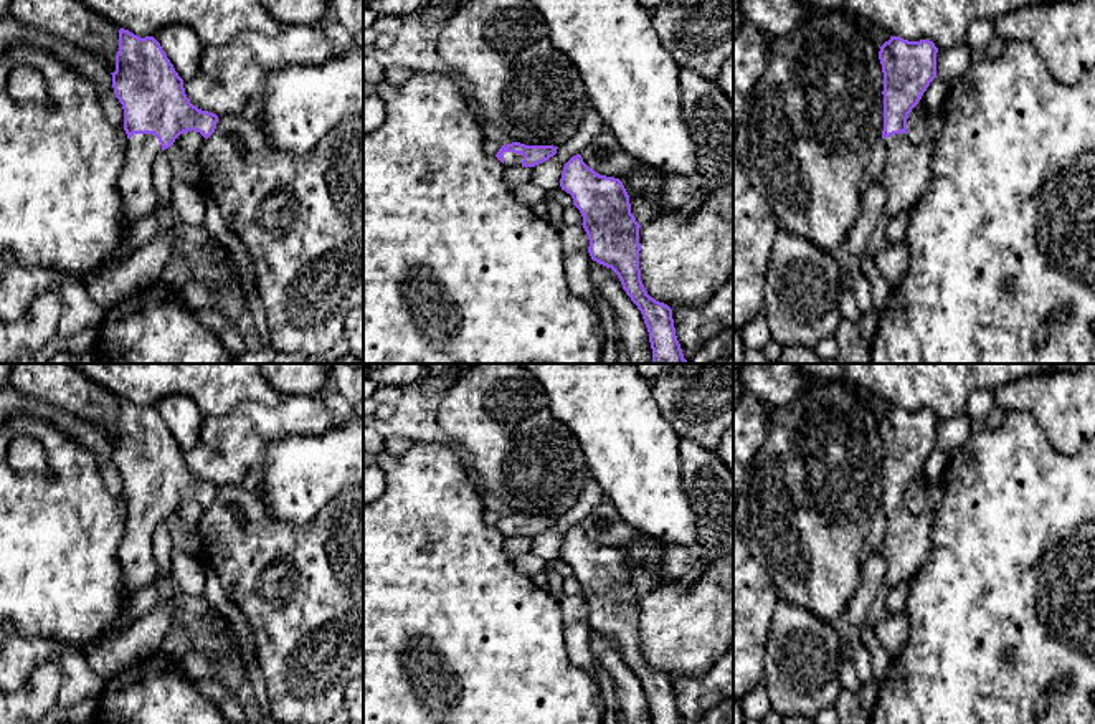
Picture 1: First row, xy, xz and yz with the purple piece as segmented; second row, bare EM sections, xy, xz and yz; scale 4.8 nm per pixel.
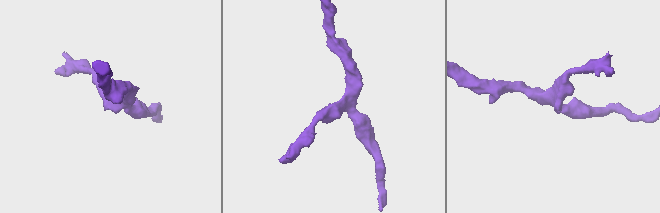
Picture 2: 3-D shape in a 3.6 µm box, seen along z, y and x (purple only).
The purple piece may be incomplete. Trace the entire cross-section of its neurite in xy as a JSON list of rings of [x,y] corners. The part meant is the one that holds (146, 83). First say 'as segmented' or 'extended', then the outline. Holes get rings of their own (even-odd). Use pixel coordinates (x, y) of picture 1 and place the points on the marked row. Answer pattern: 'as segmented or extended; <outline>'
extended; [[[121,28],[116,71],[111,74],[129,139],[117,188],[126,212],[122,223],[130,226],[157,208],[152,185],[157,155],[188,131],[208,139],[218,116],[190,102],[183,79],[154,36],[140,38]]]

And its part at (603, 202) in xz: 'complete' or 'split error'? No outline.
complete

